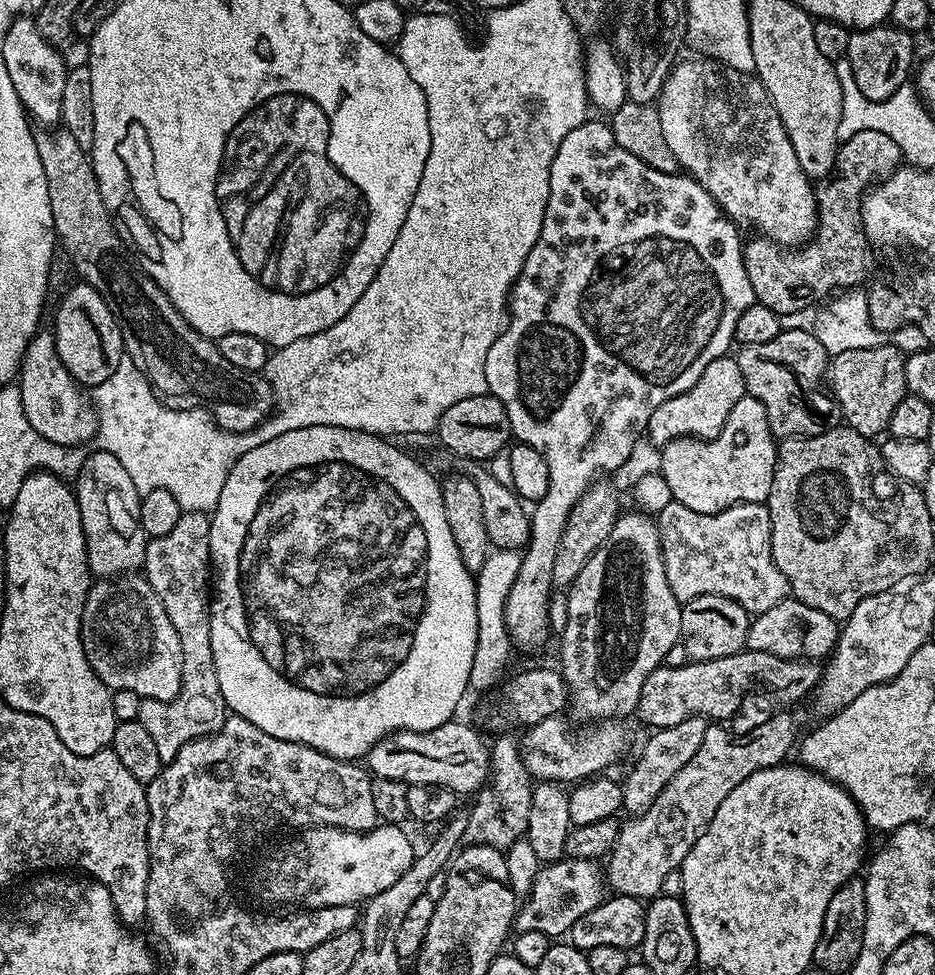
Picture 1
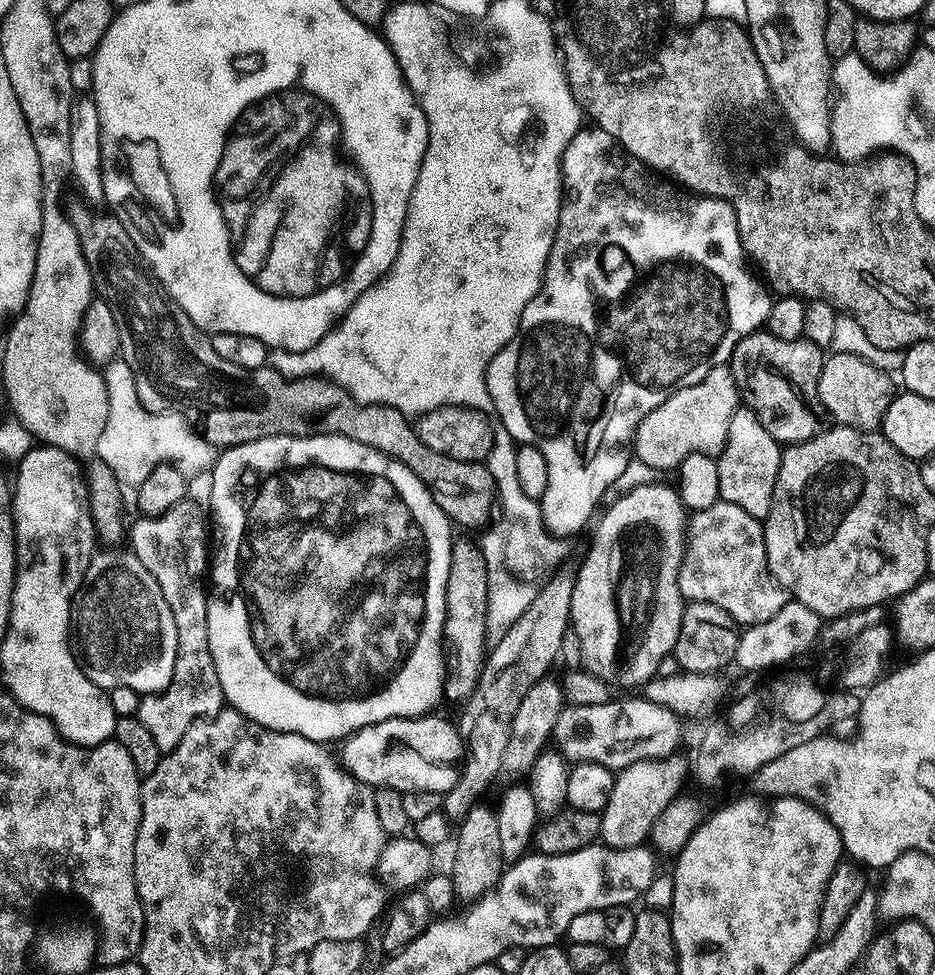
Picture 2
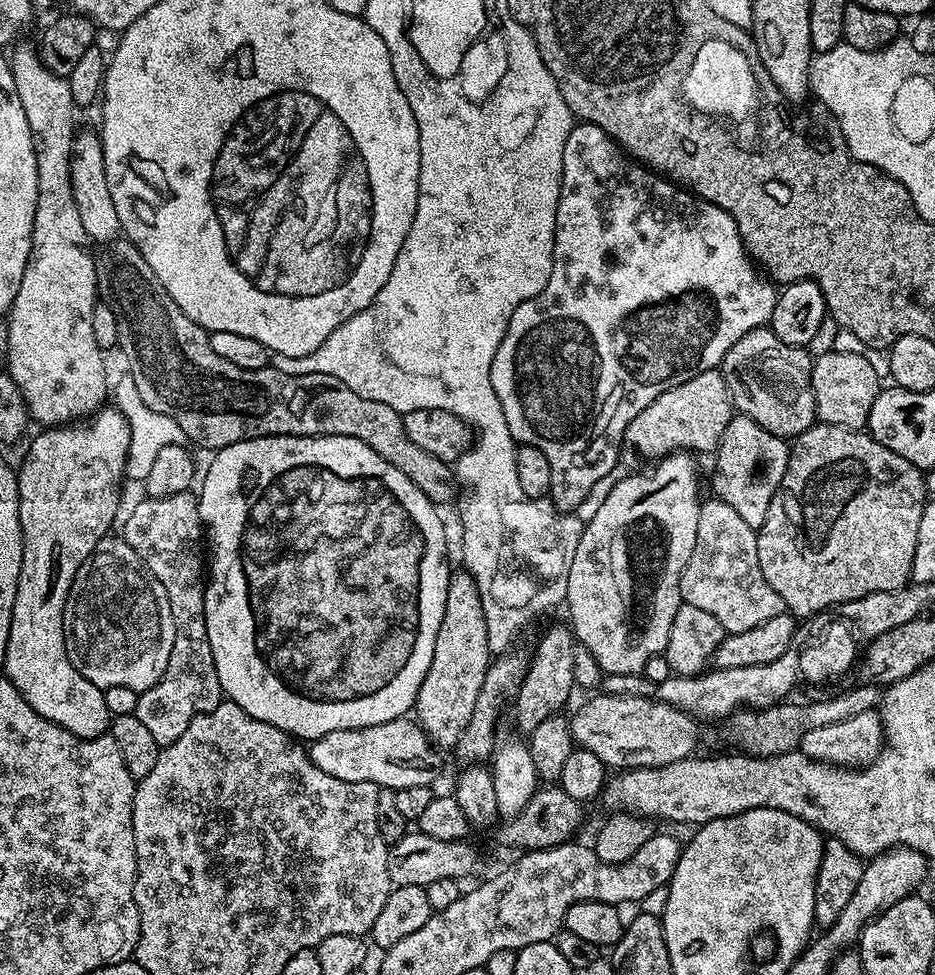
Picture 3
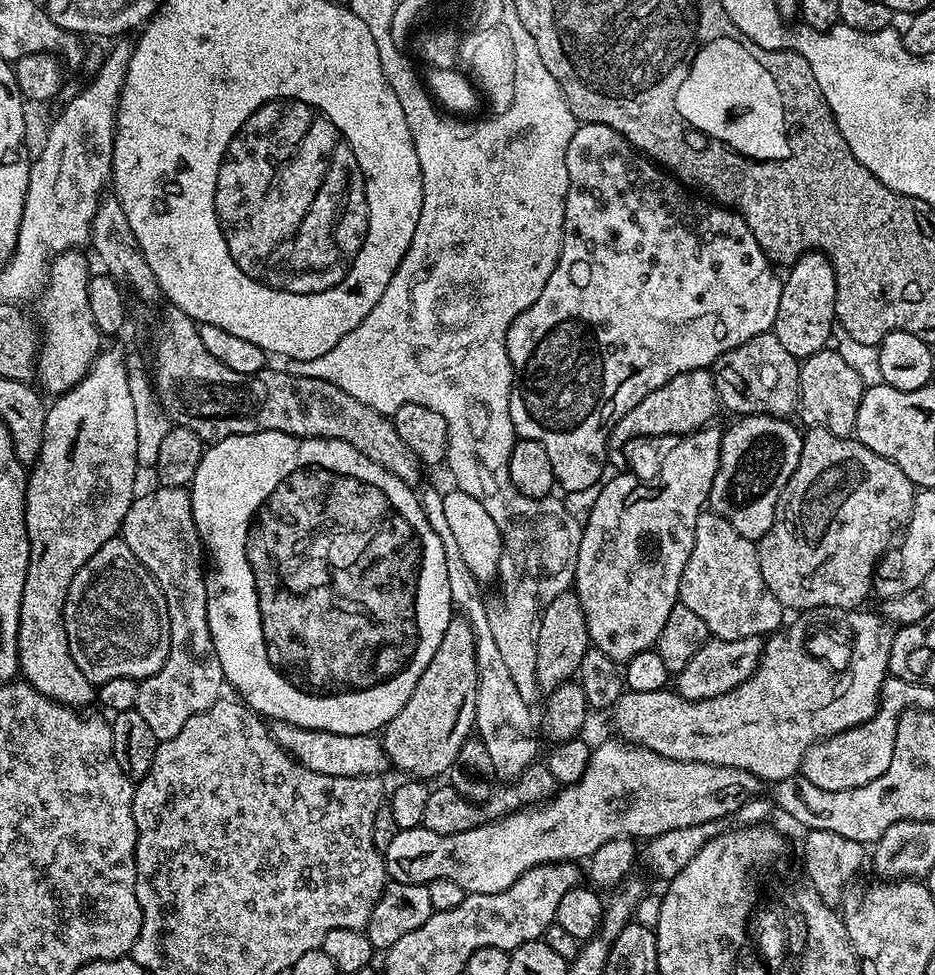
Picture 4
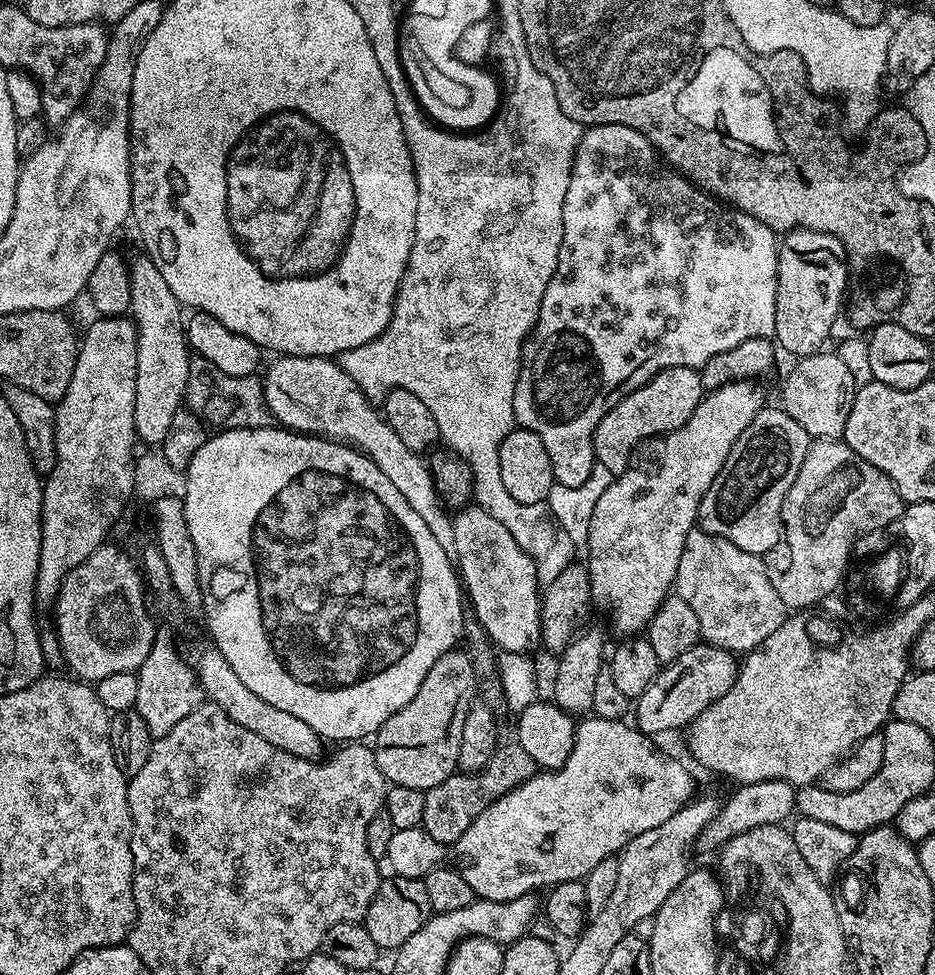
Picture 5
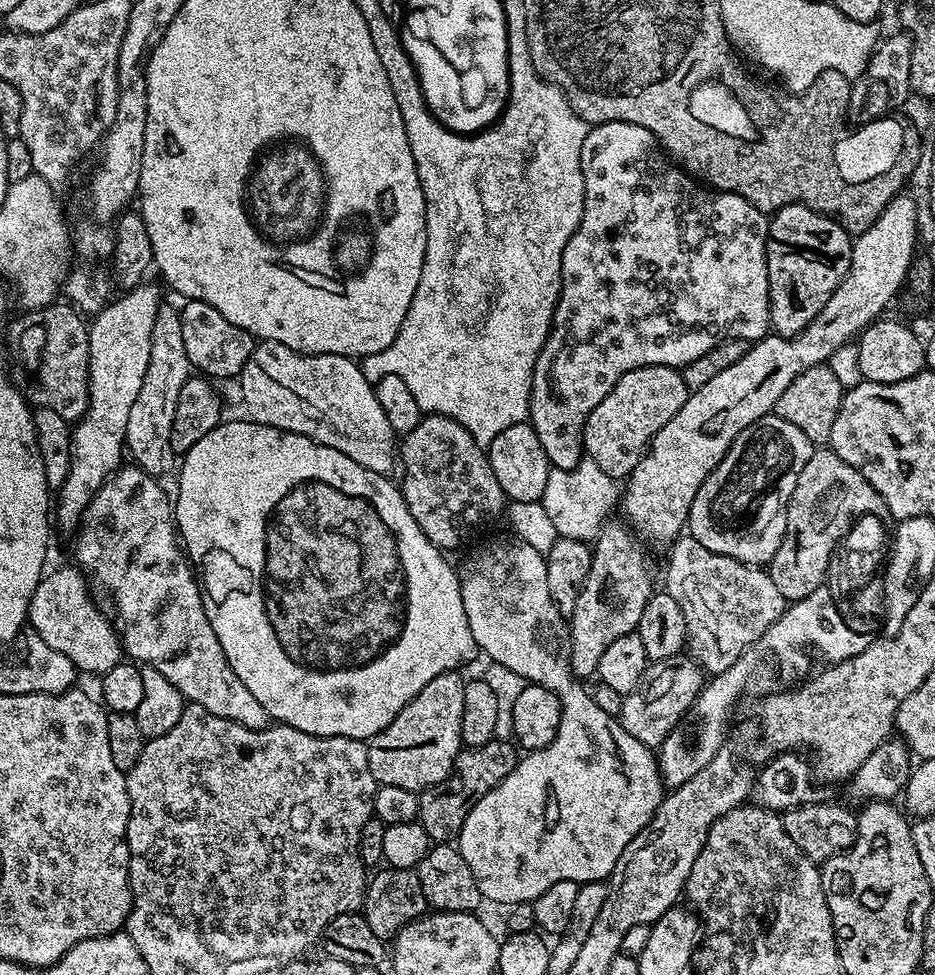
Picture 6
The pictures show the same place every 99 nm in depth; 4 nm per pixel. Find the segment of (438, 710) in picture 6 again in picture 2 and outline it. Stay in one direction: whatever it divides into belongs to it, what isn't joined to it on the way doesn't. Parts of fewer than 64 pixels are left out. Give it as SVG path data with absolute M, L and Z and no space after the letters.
M457 535L450 550L450 574L446 584L446 618L444 619L444 635L450 647L450 663L446 668L444 696L447 699L464 702L475 690L479 682L480 671L483 670L486 656L486 606L488 605L488 579L486 578L486 558L482 554L479 543L471 540L471 535Z

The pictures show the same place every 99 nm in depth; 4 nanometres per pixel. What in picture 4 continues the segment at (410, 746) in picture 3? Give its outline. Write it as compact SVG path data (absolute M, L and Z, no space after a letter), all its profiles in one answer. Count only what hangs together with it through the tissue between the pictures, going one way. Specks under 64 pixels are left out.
M275 721L270 731L274 742L283 752L287 752L293 760L297 760L306 770L314 770L318 774L331 776L374 776L383 773L386 757L384 745L375 735L351 736L350 734L334 734L326 730L310 730L302 726L294 726L290 722Z

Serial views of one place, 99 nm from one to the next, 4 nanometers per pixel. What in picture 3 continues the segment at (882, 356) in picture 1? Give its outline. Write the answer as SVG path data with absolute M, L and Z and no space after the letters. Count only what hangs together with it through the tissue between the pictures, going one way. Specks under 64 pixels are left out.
M830 351L812 361L812 389L816 415L825 424L864 430L868 427L870 406L882 391L880 376L867 355Z

